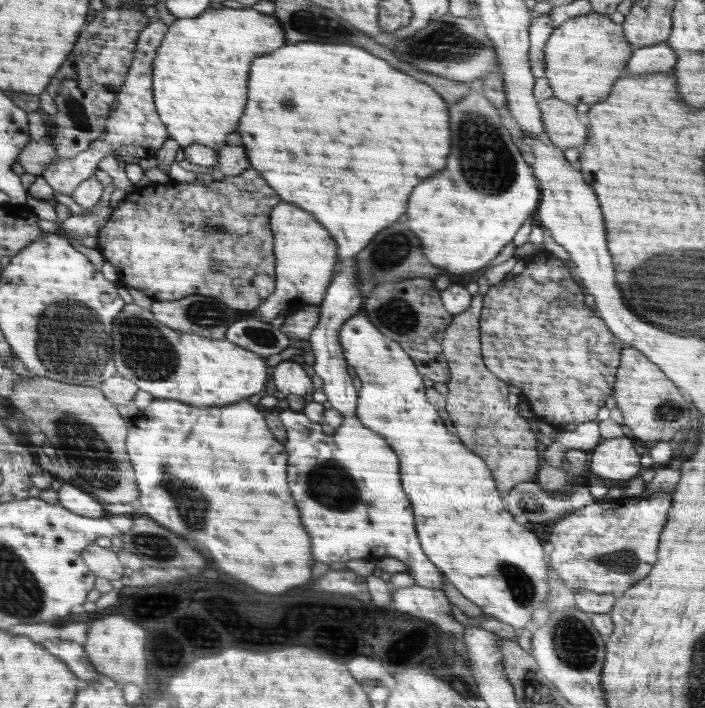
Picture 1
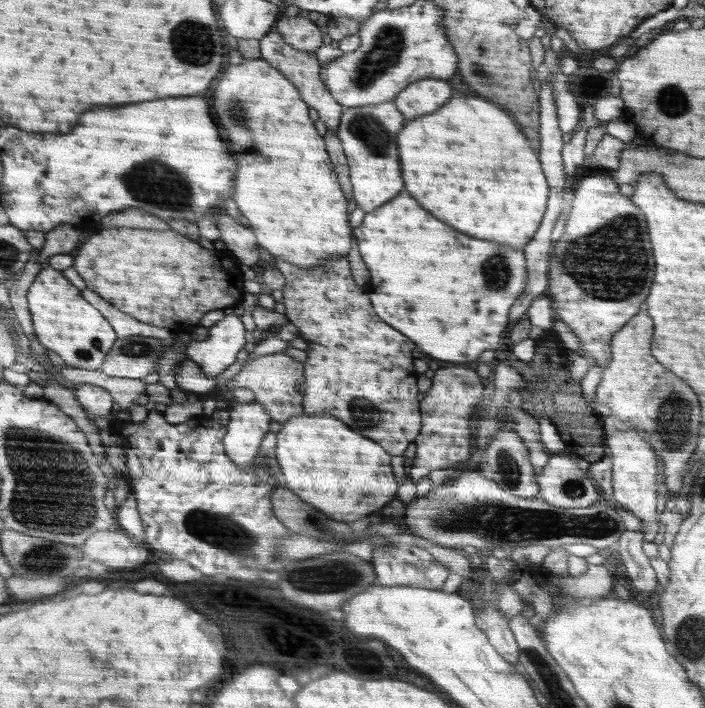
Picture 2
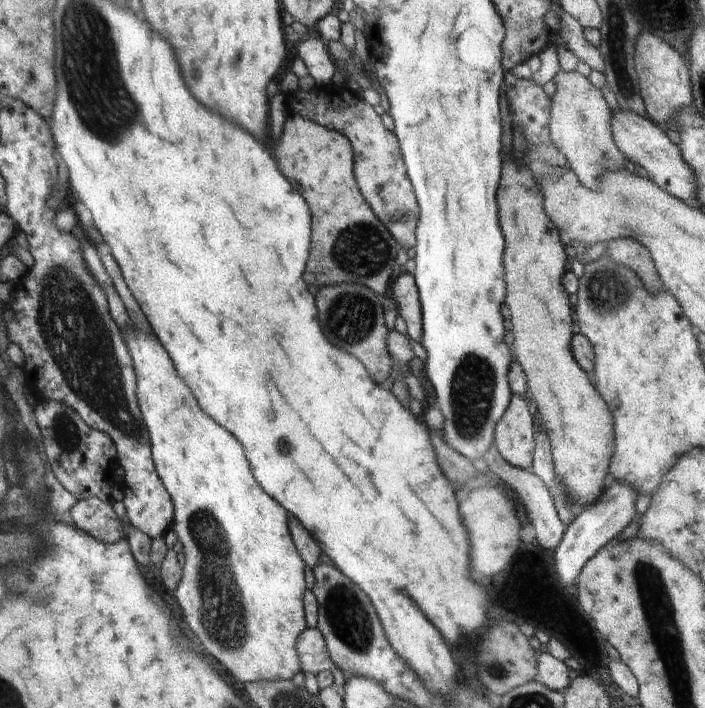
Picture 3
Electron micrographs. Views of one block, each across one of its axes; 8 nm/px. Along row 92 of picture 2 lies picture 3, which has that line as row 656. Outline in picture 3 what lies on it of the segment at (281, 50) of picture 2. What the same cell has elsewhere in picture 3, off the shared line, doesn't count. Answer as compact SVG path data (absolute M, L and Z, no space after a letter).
M308 627L306 631L299 636L298 644L299 656L303 659L303 669L306 672L313 672L317 675L319 672L331 672L334 677L334 686L340 689L346 682L346 676L338 672L338 666L330 658L324 635L319 628Z

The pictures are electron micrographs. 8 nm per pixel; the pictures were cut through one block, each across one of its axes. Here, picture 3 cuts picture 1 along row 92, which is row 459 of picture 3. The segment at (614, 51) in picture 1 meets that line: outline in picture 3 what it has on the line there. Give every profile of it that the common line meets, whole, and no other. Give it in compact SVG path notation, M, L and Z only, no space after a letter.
M506 154L504 156L504 188L500 188L500 224L504 224L504 236L508 236L508 252L504 252L504 268L508 268L508 308L512 312L512 332L514 332L514 350L516 350L516 360L520 362L520 366L524 368L524 374L526 374L526 380L528 380L528 392L530 396L536 400L538 404L538 410L542 414L542 420L538 418L539 425L542 425L549 436L551 442L551 453L553 456L553 467L557 474L564 492L568 494L568 500L572 499L575 504L586 508L590 502L593 502L600 496L601 492L606 490L606 483L609 481L609 466L610 456L614 452L614 428L612 428L612 414L610 410L606 408L604 400L600 398L600 394L594 390L592 382L588 380L588 376L584 374L584 370L576 364L576 360L572 358L572 352L570 352L570 338L572 338L572 310L570 310L570 296L566 294L564 286L562 286L562 276L564 276L564 270L566 270L566 252L560 244L560 236L558 236L558 230L554 226L554 222L544 214L544 208L542 208L542 196L532 196L532 194L538 194L540 192L540 186L536 184L536 180L532 178L532 172L530 168L524 164L524 162L518 162L512 158L512 154Z

